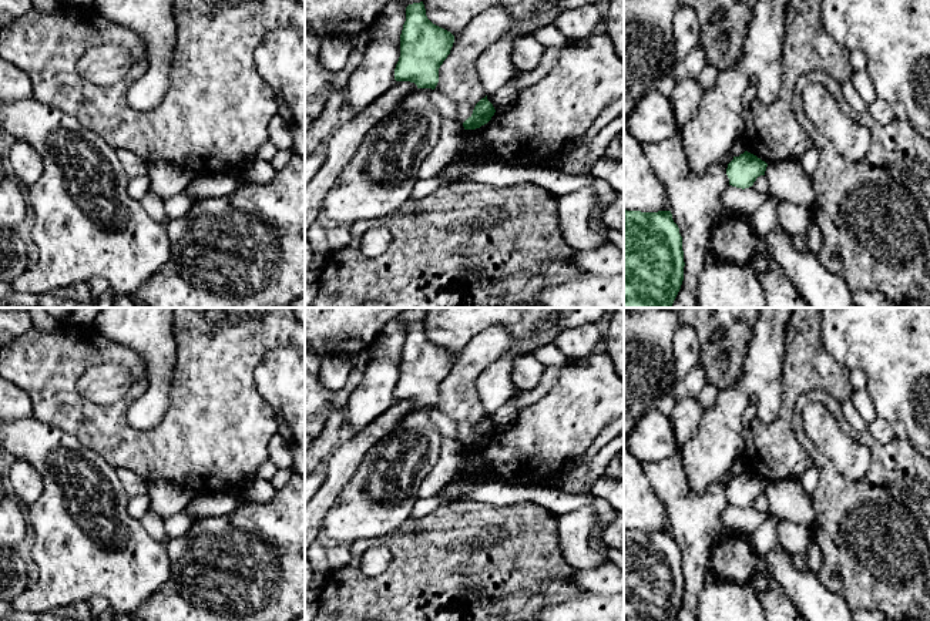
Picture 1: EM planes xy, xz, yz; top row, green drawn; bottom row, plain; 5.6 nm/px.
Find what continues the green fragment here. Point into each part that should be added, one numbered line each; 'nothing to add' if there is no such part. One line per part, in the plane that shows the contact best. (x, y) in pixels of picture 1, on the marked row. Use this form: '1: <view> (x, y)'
nothing to add

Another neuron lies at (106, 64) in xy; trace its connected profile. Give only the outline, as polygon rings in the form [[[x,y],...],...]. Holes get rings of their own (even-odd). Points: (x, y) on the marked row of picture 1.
[[[115,44],[91,47],[78,58],[80,74],[100,87],[118,83],[132,66],[131,51]]]

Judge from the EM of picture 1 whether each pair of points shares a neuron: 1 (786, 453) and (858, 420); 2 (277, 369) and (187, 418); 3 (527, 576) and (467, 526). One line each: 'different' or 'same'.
1: different
2: different
3: same

